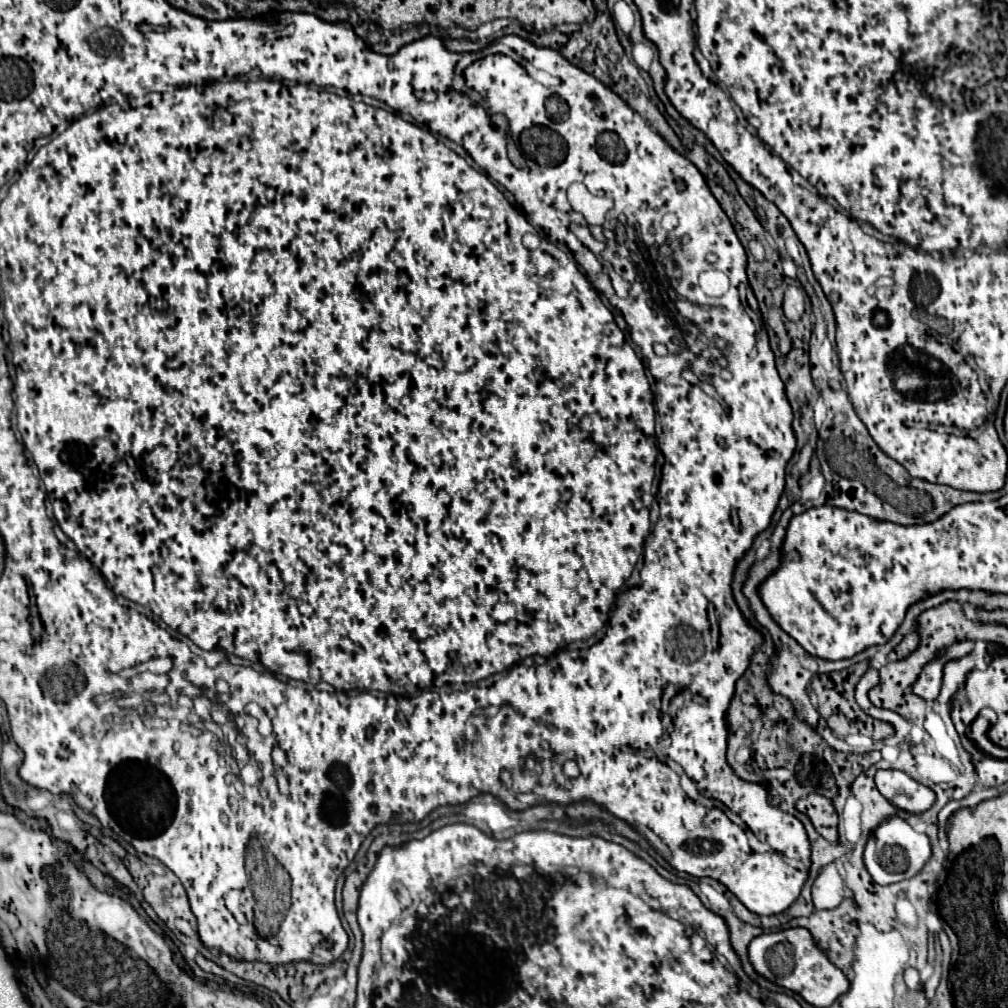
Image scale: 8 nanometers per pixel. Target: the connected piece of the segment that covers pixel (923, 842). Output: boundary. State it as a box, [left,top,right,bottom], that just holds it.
[863,814,931,886]

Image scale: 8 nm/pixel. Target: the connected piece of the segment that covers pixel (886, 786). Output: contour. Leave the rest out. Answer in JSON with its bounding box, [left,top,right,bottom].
[875,770,935,812]

